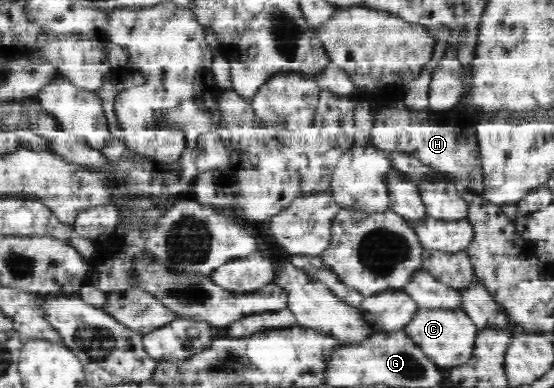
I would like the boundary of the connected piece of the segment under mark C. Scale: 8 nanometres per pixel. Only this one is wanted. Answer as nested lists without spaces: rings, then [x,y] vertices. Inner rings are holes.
[[[460,306],[419,308],[411,315],[407,325],[401,329],[407,333],[407,337],[419,345],[419,349],[437,365],[441,367],[451,367],[451,365],[461,365],[471,357],[473,345],[479,328],[467,314],[467,311]]]

